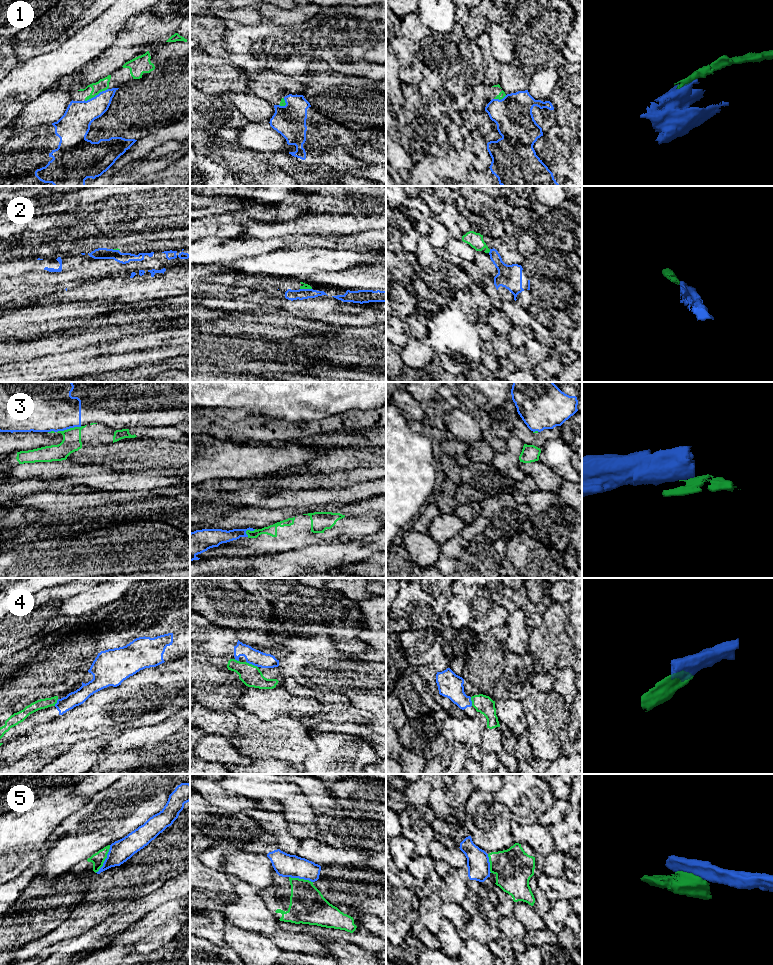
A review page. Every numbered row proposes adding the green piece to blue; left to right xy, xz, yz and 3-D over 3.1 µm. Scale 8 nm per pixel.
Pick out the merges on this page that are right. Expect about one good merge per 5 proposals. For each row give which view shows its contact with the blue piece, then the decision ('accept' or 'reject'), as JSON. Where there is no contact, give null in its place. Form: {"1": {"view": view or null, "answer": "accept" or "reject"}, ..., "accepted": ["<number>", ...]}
{"1": {"view": "xy", "answer": "reject"}, "2": {"view": "yz", "answer": "reject"}, "3": {"view": "xy", "answer": "reject"}, "4": {"view": "xz", "answer": "reject"}, "5": {"view": "xy", "answer": "reject"}, "accepted": []}

